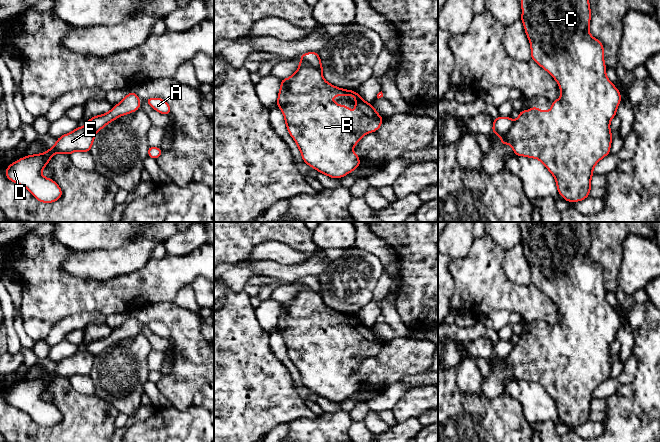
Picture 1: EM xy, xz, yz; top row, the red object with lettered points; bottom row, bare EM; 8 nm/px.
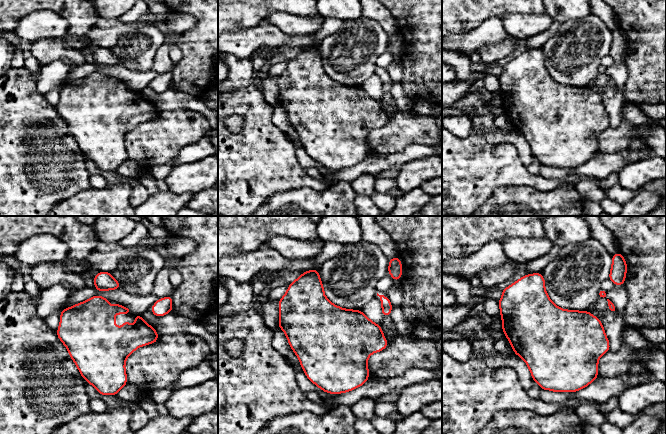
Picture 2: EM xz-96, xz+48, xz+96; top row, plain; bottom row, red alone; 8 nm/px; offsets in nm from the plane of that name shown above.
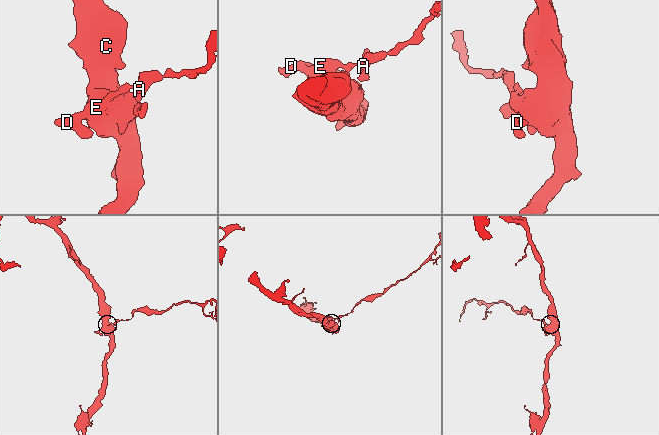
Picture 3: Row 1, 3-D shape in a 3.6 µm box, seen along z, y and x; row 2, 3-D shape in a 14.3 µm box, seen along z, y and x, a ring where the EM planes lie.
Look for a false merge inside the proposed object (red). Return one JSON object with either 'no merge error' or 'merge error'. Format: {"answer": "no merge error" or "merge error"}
{"answer": "merge error"}

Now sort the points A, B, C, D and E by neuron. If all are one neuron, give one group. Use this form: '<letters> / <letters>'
A / B C D E

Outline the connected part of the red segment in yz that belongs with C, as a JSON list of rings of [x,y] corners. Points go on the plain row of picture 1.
[[[521,222],[521,231],[521,245],[530,265],[531,282],[557,305],[561,321],[552,325],[549,335],[541,335],[538,331],[521,334],[509,355],[501,359],[500,365],[510,368],[517,380],[541,385],[554,400],[557,414],[567,426],[582,425],[589,421],[594,390],[611,376],[610,345],[616,340],[621,318],[606,300],[602,266],[590,259],[588,222]]]

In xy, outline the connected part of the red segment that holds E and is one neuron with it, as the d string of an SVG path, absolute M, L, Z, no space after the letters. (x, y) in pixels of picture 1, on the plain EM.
M78 350L71 357L67 357L59 361L55 369L49 372L47 376L28 379L10 388L6 393L5 399L12 406L28 413L38 425L43 427L53 427L62 421L62 414L55 405L44 401L41 398L41 395L46 391L47 387L51 384L51 381L56 377L70 379L76 375L90 376L95 359L96 356L92 355L87 350Z

